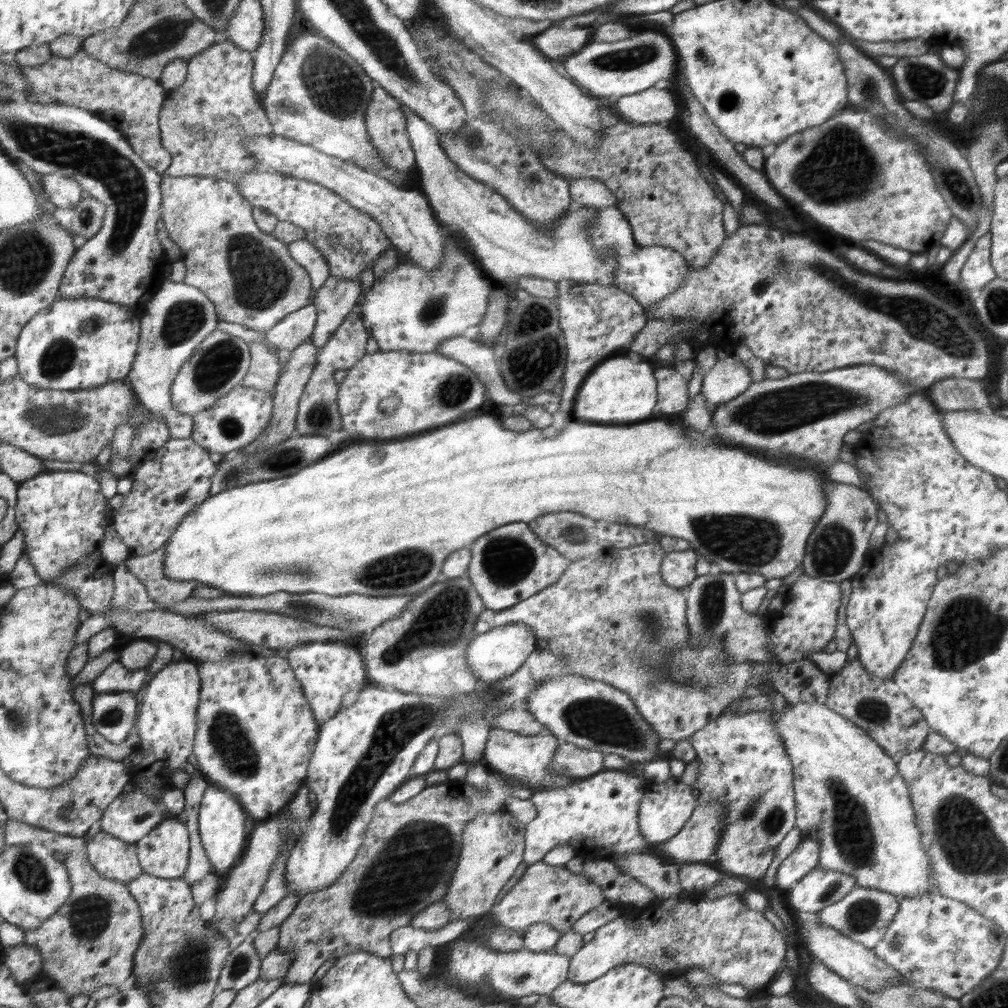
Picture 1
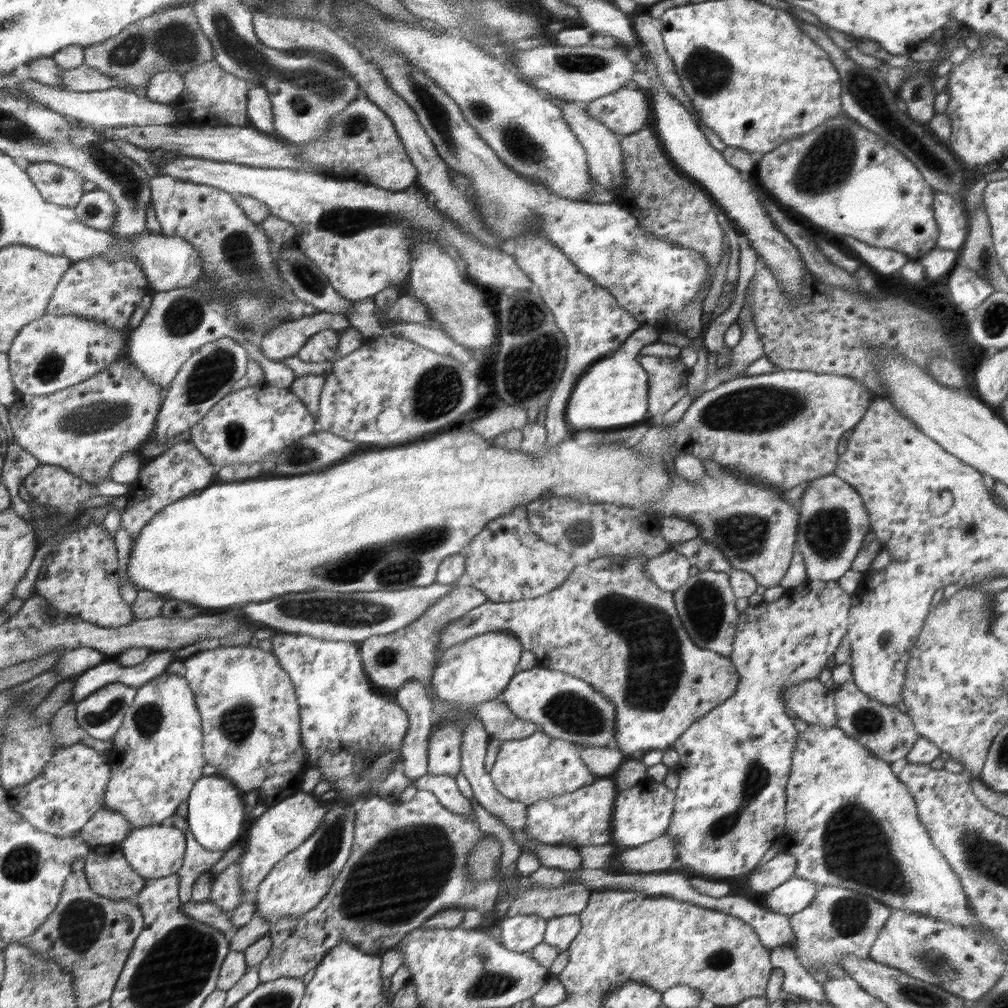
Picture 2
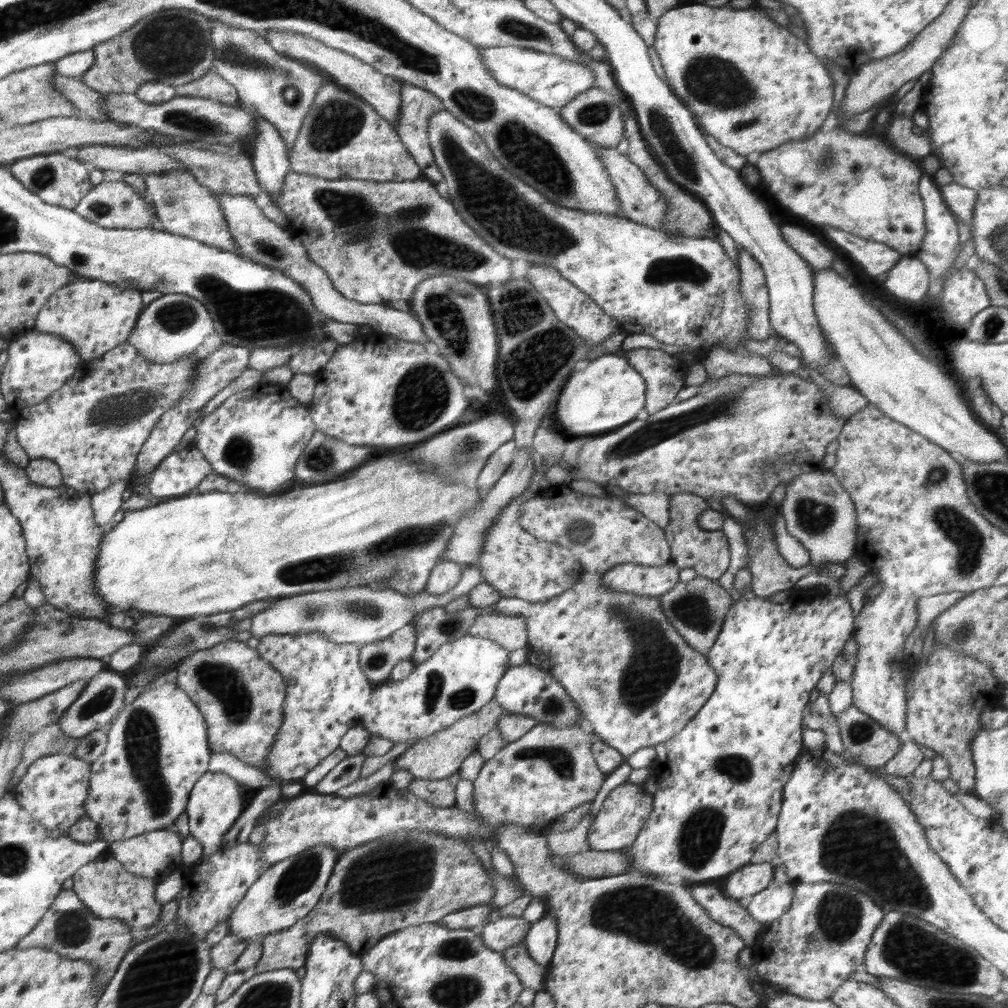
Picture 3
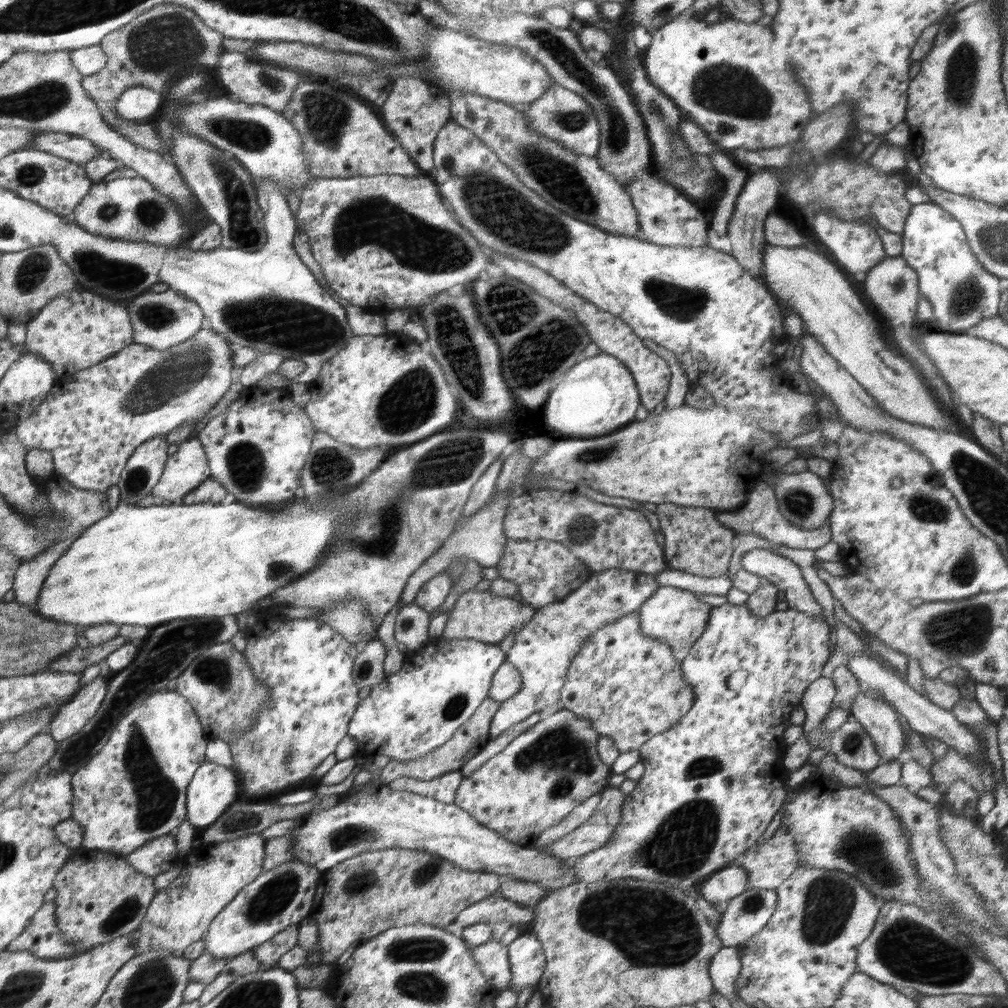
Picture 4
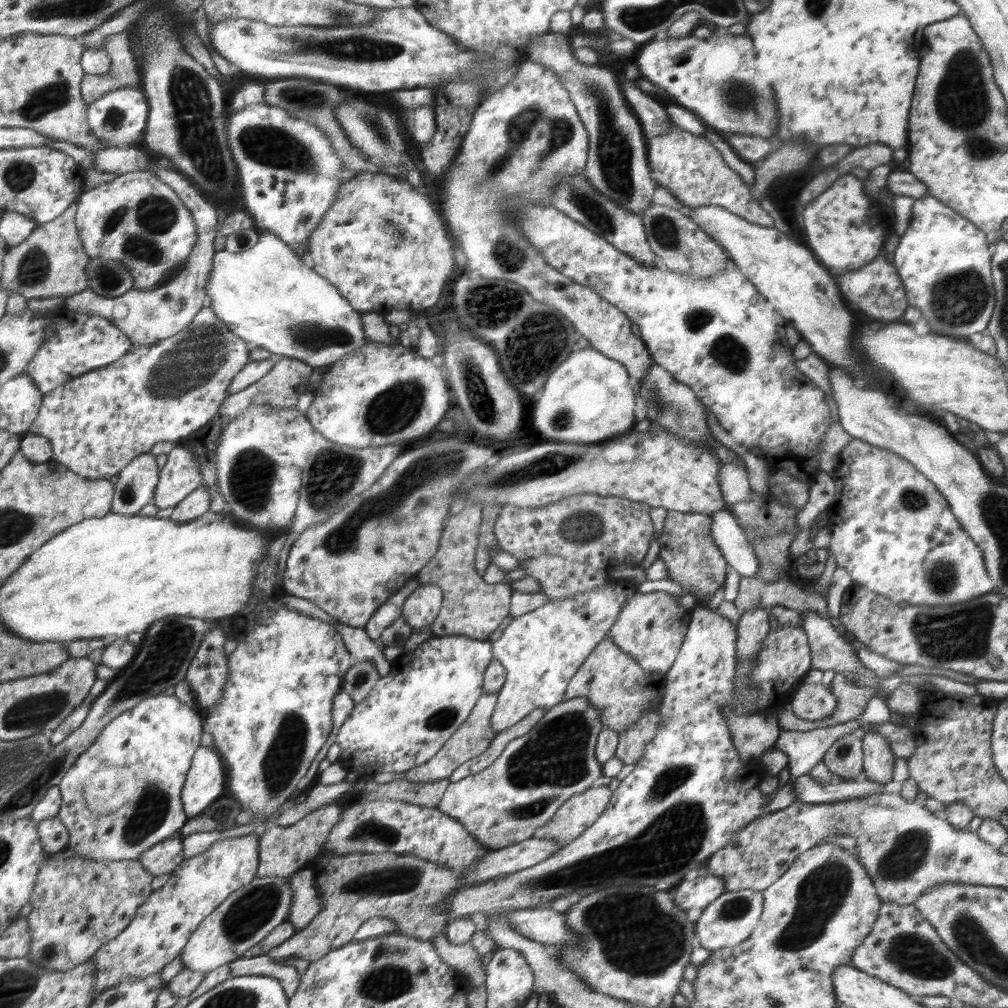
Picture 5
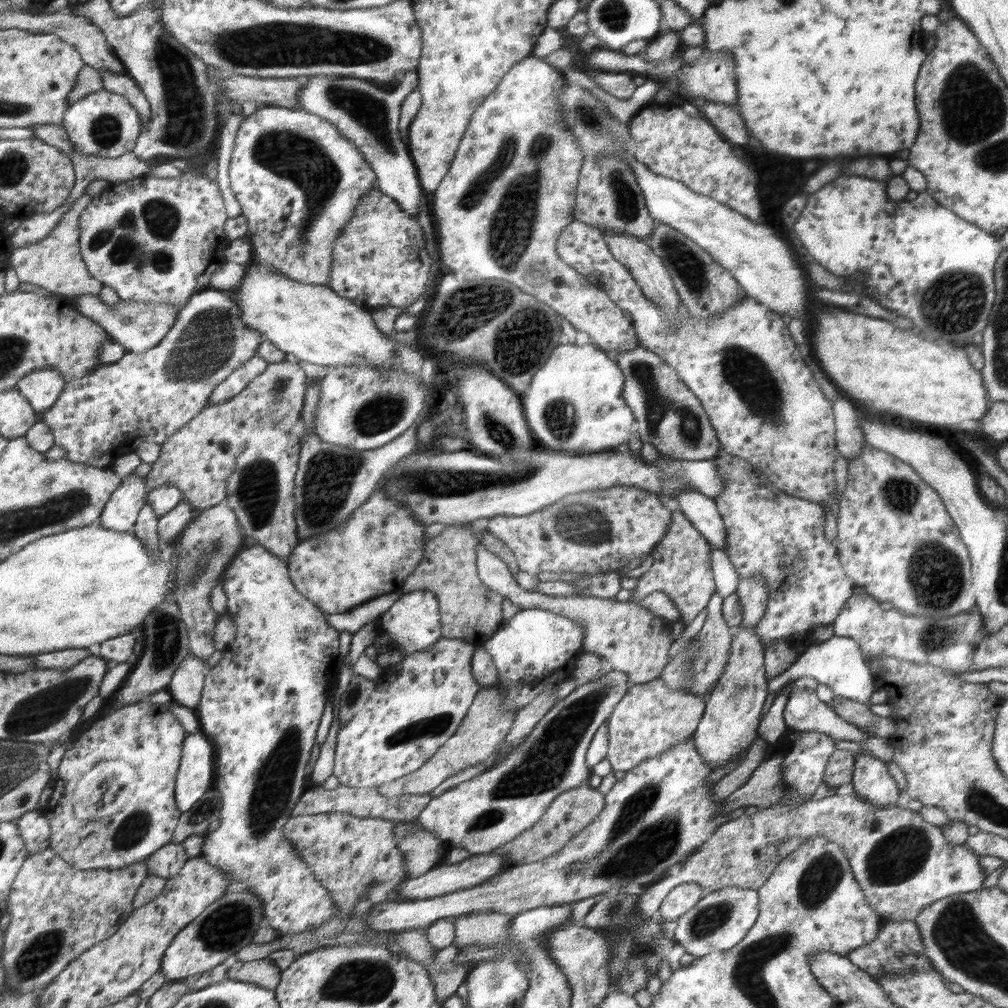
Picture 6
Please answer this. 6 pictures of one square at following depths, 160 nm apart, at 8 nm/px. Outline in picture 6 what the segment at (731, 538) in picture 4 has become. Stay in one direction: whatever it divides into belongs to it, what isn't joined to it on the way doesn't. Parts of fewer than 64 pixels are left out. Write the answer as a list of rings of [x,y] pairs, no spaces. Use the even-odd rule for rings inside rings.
[[[674,507],[673,520],[671,520],[669,530],[666,531],[665,538],[654,546],[650,556],[653,558],[653,565],[650,569],[638,577],[638,582],[633,588],[634,595],[631,597],[632,603],[640,603],[645,596],[651,592],[659,590],[665,592],[670,601],[678,607],[680,618],[678,622],[684,626],[688,625],[696,616],[706,608],[710,602],[712,593],[716,593],[713,572],[710,568],[710,551],[712,545],[704,538],[695,526]]]

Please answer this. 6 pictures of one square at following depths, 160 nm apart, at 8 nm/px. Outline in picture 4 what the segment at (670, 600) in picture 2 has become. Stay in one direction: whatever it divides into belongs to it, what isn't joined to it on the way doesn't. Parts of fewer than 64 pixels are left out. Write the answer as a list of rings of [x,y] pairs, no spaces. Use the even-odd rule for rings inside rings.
[[[415,603],[403,606],[398,612],[394,638],[406,646],[406,654],[424,648],[431,641],[428,632],[432,616],[434,618],[434,614],[428,613],[426,609],[418,607]],[[632,612],[612,624],[598,629],[575,656],[568,669],[569,675],[561,691],[564,709],[575,712],[579,717],[591,720],[599,736],[608,736],[620,752],[639,750],[650,739],[661,734],[682,718],[693,705],[695,694],[693,686],[682,679],[682,660],[671,655],[672,646],[642,636],[642,621],[638,612]]]

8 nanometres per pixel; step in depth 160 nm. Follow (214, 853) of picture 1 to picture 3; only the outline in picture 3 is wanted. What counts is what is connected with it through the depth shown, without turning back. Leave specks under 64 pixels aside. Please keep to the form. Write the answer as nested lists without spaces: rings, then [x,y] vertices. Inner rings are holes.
[[[206,771],[189,795],[189,808],[186,814],[188,814],[190,835],[202,845],[200,863],[218,851],[222,836],[230,830],[230,826],[236,822],[236,818],[242,812],[242,798],[240,798],[238,783],[223,772]]]

